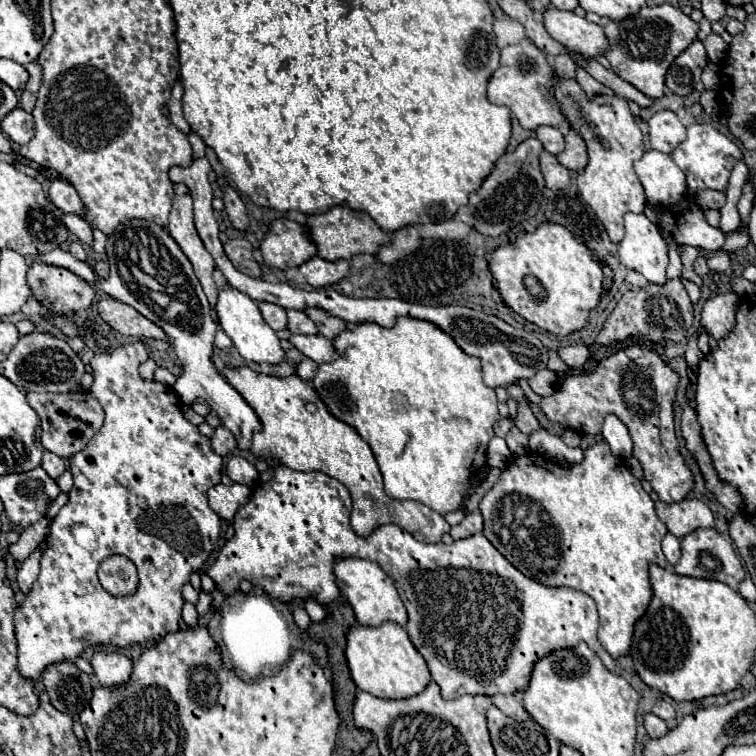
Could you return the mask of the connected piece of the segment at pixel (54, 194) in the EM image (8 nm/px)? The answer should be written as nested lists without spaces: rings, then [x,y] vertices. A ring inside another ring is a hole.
[[[53,180],[51,188],[49,188],[49,198],[65,214],[77,214],[79,218],[85,218],[85,214],[87,214],[83,200],[79,198],[77,190],[69,182]]]

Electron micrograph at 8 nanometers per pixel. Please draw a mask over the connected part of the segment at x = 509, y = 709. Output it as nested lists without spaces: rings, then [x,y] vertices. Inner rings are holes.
[[[495,694],[495,696],[489,696],[491,698],[491,704],[497,706],[501,712],[505,712],[507,716],[511,716],[513,720],[527,720],[527,710],[523,708],[519,696],[515,694]]]

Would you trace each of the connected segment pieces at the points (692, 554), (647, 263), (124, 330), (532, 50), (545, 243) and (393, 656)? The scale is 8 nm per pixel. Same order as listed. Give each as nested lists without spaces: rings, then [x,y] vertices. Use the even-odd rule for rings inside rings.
[[[697,528],[691,534],[687,534],[681,540],[681,558],[673,566],[673,570],[681,576],[693,576],[693,578],[705,578],[705,580],[717,580],[733,590],[739,588],[739,584],[747,578],[747,572],[729,540],[725,540],[717,530],[713,528]]]
[[[625,214],[625,238],[619,242],[619,260],[653,284],[667,280],[667,246],[659,228],[645,214]]]
[[[113,298],[99,300],[97,312],[113,330],[117,330],[125,336],[165,340],[165,332],[157,324],[153,324],[151,320],[147,320],[145,316],[135,312],[135,308],[131,308],[129,304],[123,304]]]
[[[525,38],[519,44],[505,46],[501,50],[499,68],[493,72],[487,84],[487,98],[491,104],[507,106],[525,130],[535,130],[543,124],[559,128],[565,122],[565,118],[557,110],[555,98],[551,96],[551,76],[553,70],[545,54],[531,40]]]
[[[543,222],[533,234],[523,234],[515,242],[493,250],[489,270],[495,278],[495,288],[509,308],[557,336],[567,336],[585,328],[589,312],[599,304],[603,282],[601,262],[585,244],[577,242],[567,228],[555,222]],[[525,276],[535,276],[539,280],[545,290],[543,298],[537,298],[527,290]]]
[[[385,622],[377,628],[353,626],[347,634],[345,650],[351,676],[359,690],[385,700],[401,700],[421,694],[431,682],[431,672],[425,658],[413,646],[407,630],[395,622]]]

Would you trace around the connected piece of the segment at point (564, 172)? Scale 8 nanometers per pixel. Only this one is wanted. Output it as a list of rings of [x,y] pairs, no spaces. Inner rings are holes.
[[[541,152],[541,172],[545,176],[545,184],[549,190],[565,190],[571,182],[569,170],[557,162],[557,158],[549,152]]]

